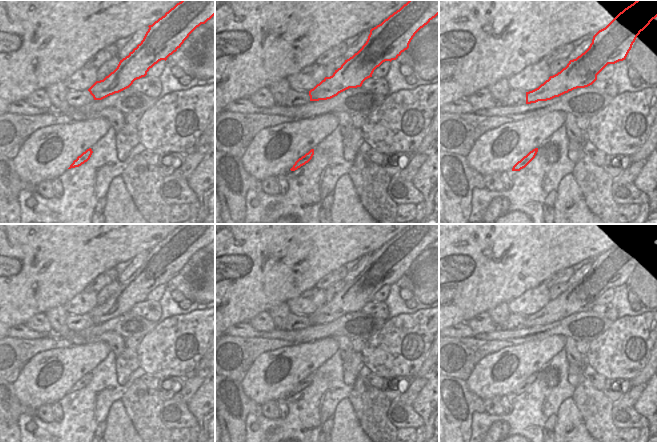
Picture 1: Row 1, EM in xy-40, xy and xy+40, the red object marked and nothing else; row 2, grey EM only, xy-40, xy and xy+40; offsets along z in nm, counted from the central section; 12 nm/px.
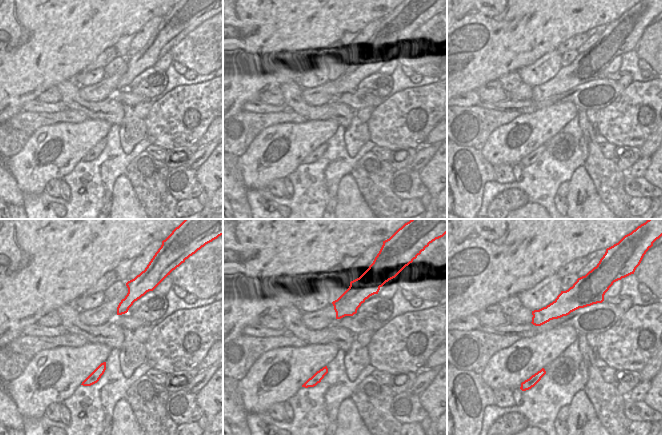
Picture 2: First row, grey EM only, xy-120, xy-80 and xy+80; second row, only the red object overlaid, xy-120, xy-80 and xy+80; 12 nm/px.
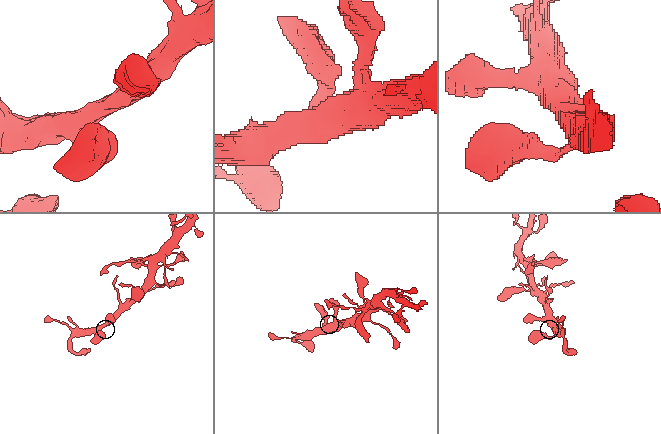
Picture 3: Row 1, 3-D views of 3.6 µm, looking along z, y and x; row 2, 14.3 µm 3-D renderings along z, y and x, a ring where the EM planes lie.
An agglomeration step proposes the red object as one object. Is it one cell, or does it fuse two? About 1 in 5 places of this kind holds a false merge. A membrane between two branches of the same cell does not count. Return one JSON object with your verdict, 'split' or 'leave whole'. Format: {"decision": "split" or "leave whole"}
{"decision": "leave whole"}

